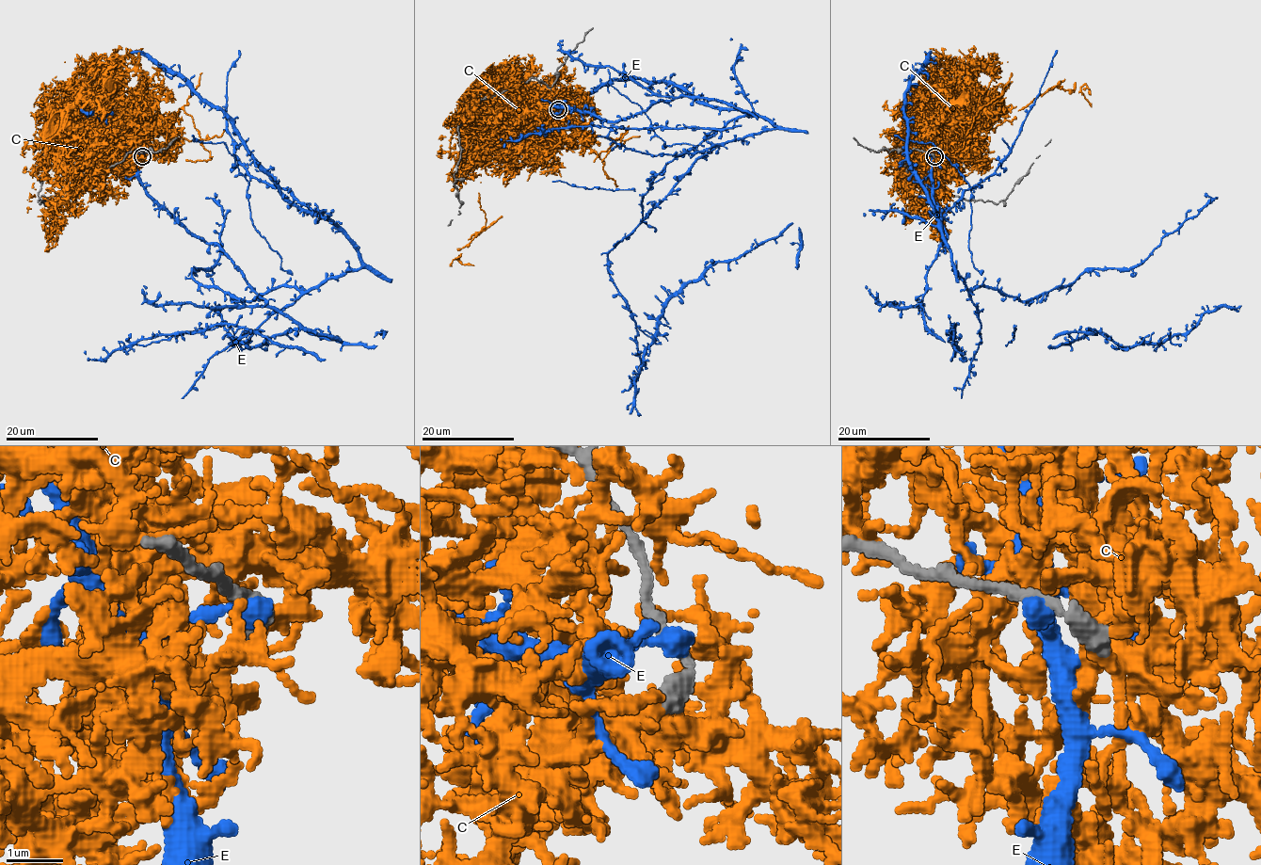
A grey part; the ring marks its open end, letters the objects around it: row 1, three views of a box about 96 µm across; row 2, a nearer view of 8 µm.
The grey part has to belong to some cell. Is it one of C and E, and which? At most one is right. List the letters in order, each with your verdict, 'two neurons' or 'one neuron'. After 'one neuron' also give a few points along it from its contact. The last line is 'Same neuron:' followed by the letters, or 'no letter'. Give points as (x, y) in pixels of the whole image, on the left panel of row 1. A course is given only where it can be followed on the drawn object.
C: two neurons
E: two neurons
Same neuron: no letter

